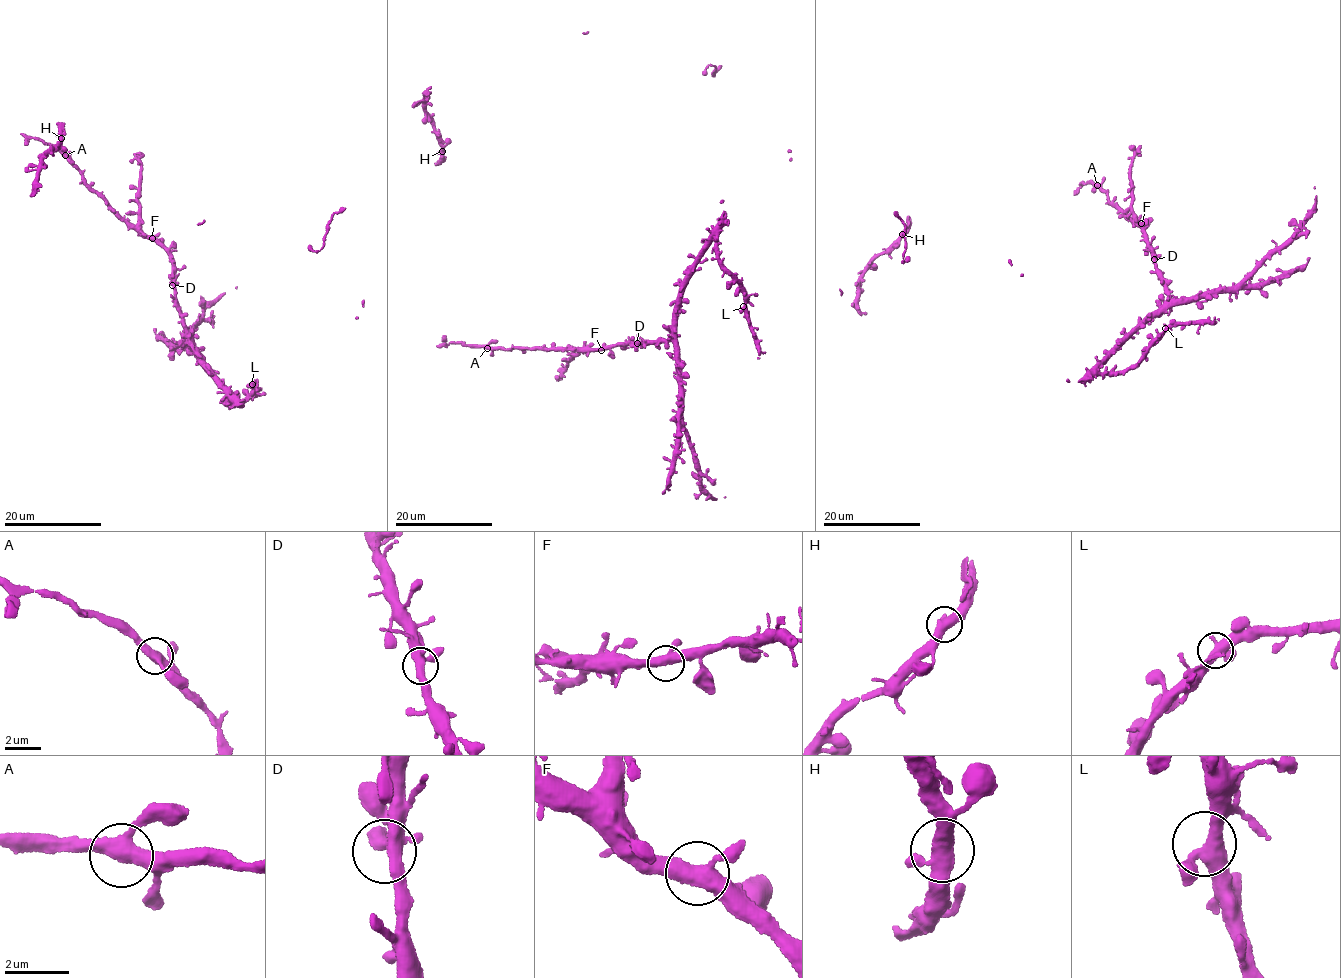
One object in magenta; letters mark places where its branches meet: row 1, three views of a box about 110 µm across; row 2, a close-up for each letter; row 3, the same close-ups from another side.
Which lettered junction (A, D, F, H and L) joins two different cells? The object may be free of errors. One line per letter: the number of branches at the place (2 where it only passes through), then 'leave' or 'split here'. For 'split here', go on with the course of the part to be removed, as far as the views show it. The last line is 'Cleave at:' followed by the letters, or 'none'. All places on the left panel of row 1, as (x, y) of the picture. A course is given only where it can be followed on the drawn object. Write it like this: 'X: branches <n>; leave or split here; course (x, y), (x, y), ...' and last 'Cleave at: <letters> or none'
A: branches 3; leave
D: branches 3; leave
F: branches 3; leave
H: branches 3; leave
L: branches 3; leave
Cleave at: none

